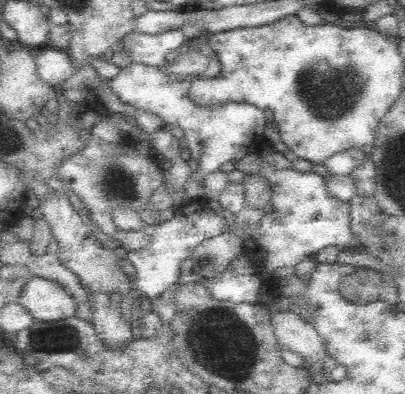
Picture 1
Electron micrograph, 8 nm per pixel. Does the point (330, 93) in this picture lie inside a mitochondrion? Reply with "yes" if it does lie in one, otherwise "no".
yes

